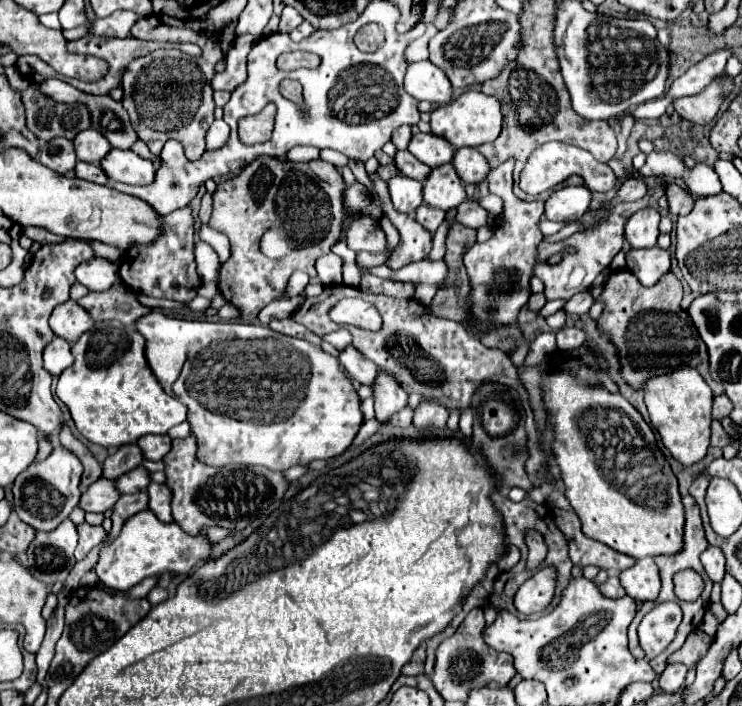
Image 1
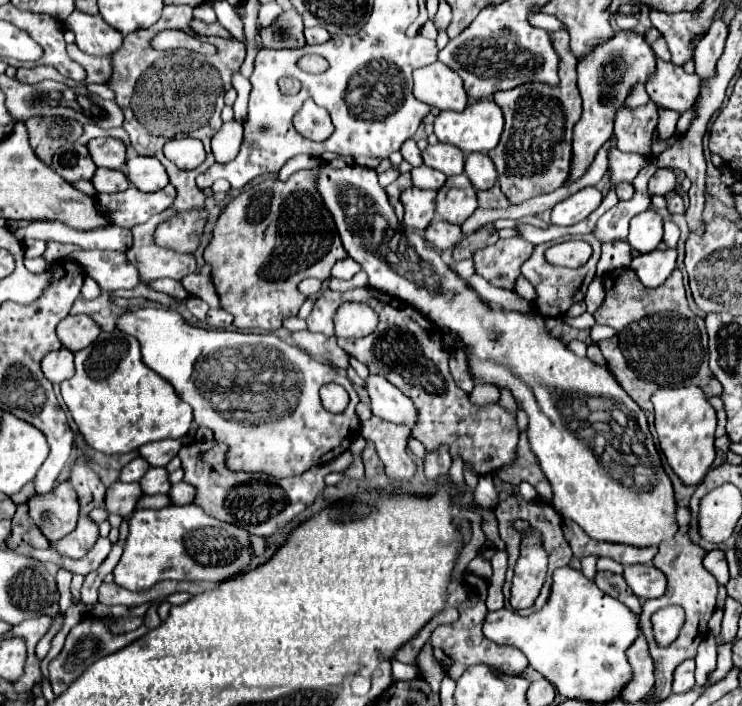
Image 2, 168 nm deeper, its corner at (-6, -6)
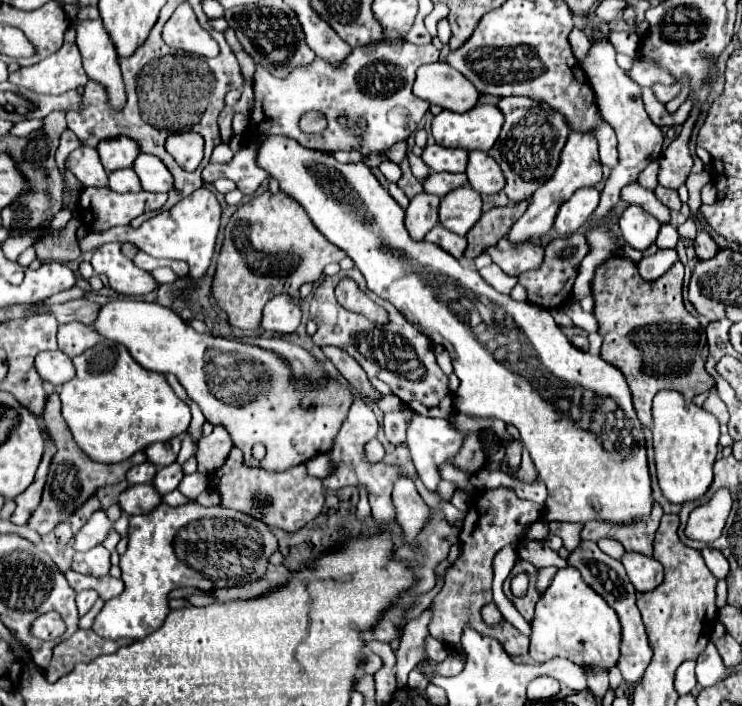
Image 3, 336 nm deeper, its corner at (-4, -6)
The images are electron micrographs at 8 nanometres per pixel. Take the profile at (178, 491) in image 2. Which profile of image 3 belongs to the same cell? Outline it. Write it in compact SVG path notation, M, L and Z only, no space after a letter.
M202 473L186 475L186 477L182 479L182 483L178 485L178 489L180 489L186 497L196 499L202 491L206 491L206 489L208 489L208 477L206 477L206 475L202 475Z

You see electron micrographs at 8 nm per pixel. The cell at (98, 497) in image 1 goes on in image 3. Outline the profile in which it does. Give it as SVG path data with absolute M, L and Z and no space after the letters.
M132 485L120 495L120 507L128 515L144 515L162 503L162 495L150 485Z

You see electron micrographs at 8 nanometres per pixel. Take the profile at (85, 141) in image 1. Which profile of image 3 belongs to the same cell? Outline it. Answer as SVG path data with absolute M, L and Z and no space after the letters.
M114 137L104 139L98 143L98 153L102 159L102 165L108 171L118 171L134 165L134 159L140 155L140 147L134 139L128 137Z

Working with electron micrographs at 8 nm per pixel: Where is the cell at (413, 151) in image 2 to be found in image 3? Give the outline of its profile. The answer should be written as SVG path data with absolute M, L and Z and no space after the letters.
M408 151L408 159L410 159L410 169L412 169L414 177L416 177L418 181L424 181L424 179L430 175L430 169L428 169L428 165L426 165L426 163L424 163L420 157L412 155L410 151Z

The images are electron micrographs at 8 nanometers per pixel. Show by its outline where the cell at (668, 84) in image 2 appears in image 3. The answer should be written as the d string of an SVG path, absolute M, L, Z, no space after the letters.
M634 59L634 65L626 75L634 79L640 87L652 87L654 83L672 83L674 81L670 79L670 75L666 75L666 71L658 71L658 67L654 67L654 61L650 59Z

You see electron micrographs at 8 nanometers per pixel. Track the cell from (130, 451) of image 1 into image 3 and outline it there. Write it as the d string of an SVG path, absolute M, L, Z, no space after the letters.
M142 463L142 465L136 465L128 471L126 479L128 479L128 485L140 485L140 483L152 483L156 475L156 467L152 463Z

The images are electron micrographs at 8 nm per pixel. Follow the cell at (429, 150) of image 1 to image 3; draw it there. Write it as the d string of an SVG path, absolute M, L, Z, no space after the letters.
M428 145L422 153L424 163L432 171L448 171L448 173L464 173L468 165L468 151L448 149L440 145Z

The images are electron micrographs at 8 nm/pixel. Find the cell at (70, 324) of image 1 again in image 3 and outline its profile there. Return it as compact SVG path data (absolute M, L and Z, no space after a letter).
M68 323L68 325L60 325L58 329L58 347L68 357L82 355L86 349L94 347L98 341L100 341L98 331L82 323Z

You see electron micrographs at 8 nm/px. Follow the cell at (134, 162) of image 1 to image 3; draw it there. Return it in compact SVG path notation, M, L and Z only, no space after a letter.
M150 153L138 155L138 159L134 163L134 171L140 177L140 183L146 191L168 193L174 185L174 179L172 179L172 173L168 171L168 167Z

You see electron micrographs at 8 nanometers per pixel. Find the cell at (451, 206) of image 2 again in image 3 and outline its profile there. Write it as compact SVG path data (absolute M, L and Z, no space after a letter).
M458 187L440 199L440 225L452 233L466 235L482 215L482 199L470 187Z

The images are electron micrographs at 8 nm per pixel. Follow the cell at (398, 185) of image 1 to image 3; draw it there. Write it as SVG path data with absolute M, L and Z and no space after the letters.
M420 193L410 199L406 209L406 229L414 241L422 241L424 235L438 223L438 205L440 199L428 193Z

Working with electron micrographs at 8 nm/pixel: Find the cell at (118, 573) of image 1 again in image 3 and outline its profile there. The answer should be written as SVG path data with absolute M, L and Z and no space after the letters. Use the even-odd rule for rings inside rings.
M196 501L186 503L182 507L170 507L162 503L156 511L146 515L132 515L130 517L130 541L124 555L120 555L120 567L122 567L122 581L124 591L116 599L106 601L102 611L94 619L94 631L104 639L120 639L128 637L134 641L144 639L152 631L156 631L166 615L170 613L168 607L168 593L178 587L198 587L198 589L224 589L224 587L236 587L240 583L252 583L260 579L266 569L270 555L278 551L278 539L270 531L270 527L264 521L256 521L254 517L228 509L228 507L204 507ZM228 541L244 541L244 547L228 547Z

